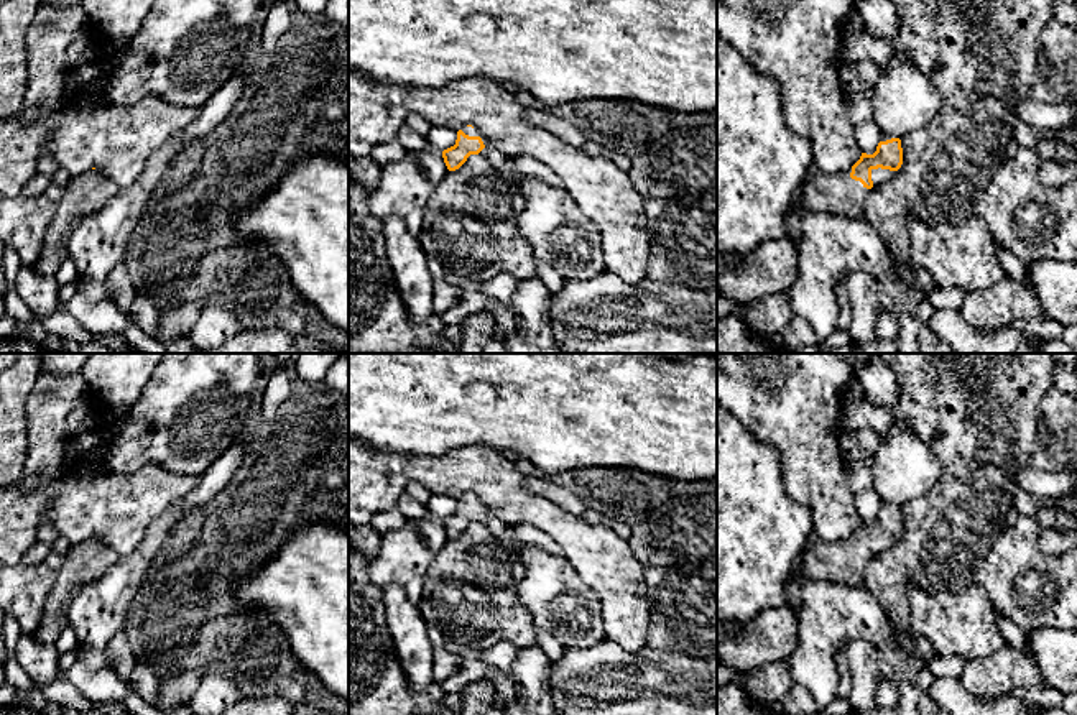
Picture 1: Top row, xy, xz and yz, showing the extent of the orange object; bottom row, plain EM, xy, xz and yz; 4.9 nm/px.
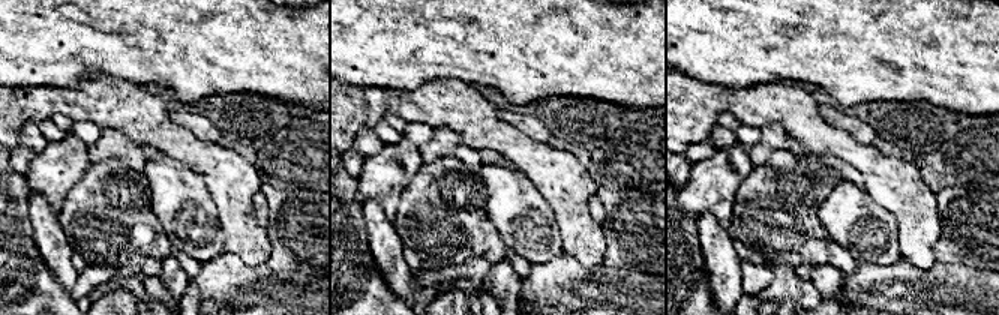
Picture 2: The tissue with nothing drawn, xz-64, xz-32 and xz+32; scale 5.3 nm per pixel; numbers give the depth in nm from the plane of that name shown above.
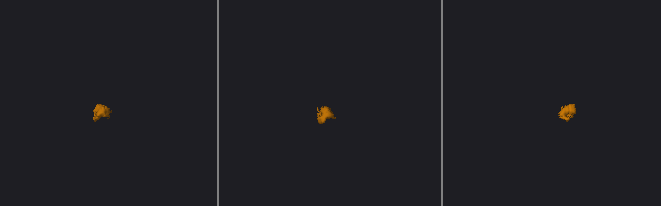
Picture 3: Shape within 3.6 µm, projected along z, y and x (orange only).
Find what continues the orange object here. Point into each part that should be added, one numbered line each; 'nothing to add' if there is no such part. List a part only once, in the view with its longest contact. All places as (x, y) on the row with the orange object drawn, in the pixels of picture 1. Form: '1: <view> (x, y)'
1: xz (497, 158)
2: yz (839, 194)

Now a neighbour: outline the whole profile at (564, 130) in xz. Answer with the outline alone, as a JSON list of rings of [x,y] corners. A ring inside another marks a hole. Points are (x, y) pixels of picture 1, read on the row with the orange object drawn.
[[[526,108],[526,120],[531,125],[539,127],[557,136],[566,145],[580,148],[584,143],[589,141],[579,127],[571,123],[569,120],[556,117],[554,113],[538,108]]]

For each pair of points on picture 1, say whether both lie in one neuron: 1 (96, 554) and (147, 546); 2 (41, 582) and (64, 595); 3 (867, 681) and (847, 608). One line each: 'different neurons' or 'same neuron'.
1: different neurons
2: different neurons
3: different neurons

